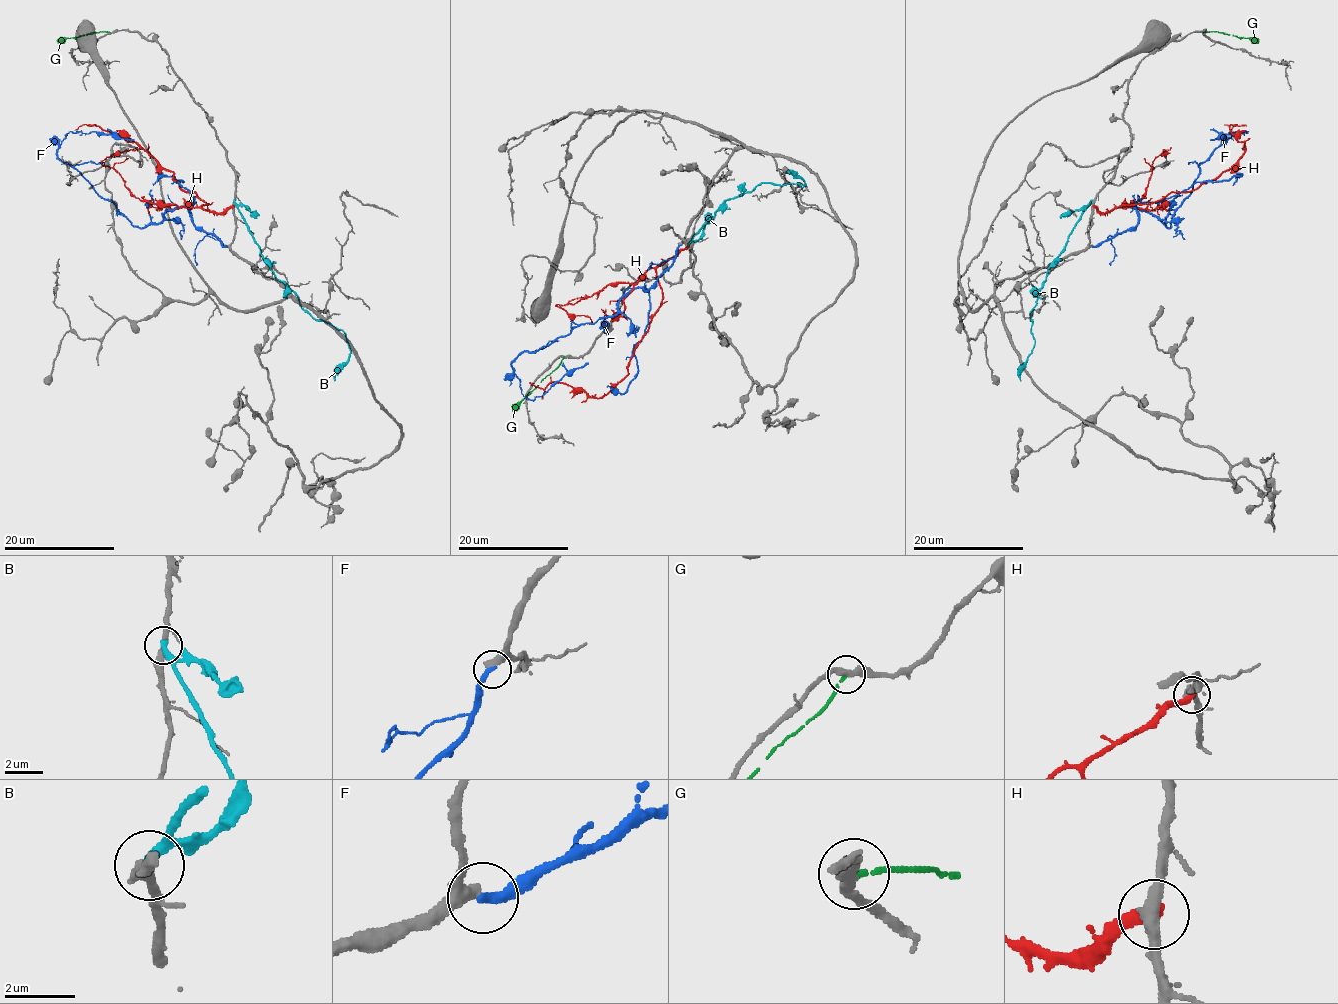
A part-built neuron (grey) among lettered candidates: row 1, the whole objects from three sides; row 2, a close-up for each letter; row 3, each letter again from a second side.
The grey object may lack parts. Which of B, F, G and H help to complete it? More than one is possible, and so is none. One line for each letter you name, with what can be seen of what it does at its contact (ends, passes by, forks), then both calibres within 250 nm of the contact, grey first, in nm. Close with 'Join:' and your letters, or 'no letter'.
F: it ends | 340/280 nm
Join: F

